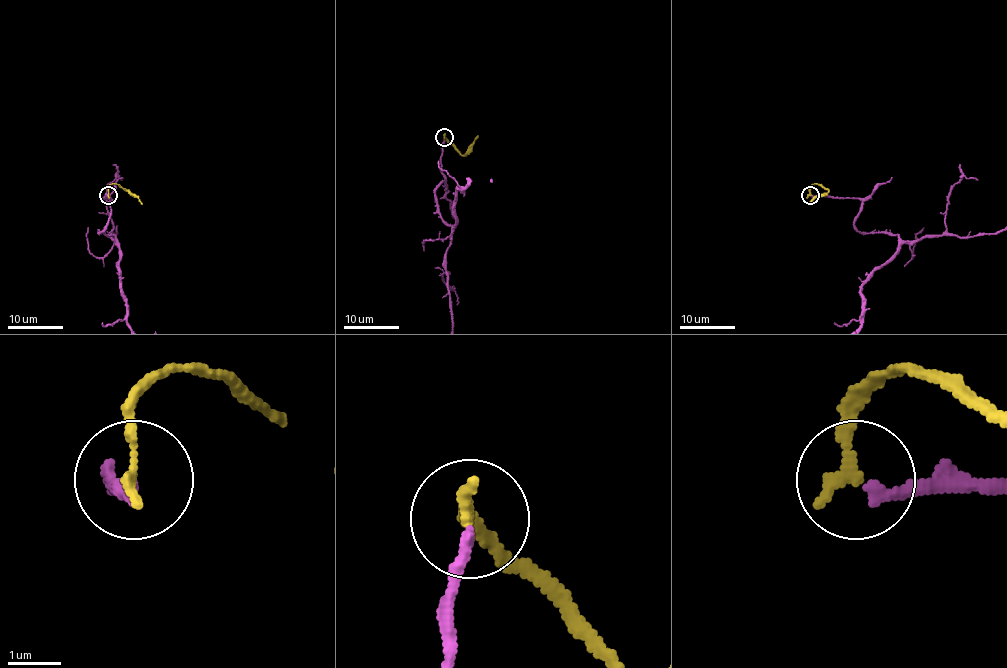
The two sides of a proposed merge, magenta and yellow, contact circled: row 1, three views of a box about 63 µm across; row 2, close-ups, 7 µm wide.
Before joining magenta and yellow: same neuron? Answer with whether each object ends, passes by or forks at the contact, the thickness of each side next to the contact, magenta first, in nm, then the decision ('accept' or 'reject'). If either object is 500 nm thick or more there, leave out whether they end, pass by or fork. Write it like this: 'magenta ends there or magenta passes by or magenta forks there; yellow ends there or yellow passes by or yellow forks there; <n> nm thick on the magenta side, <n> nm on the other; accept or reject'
magenta ends there; yellow ends there; 200 nm thick on the magenta side, 240 nm on the other; accept

